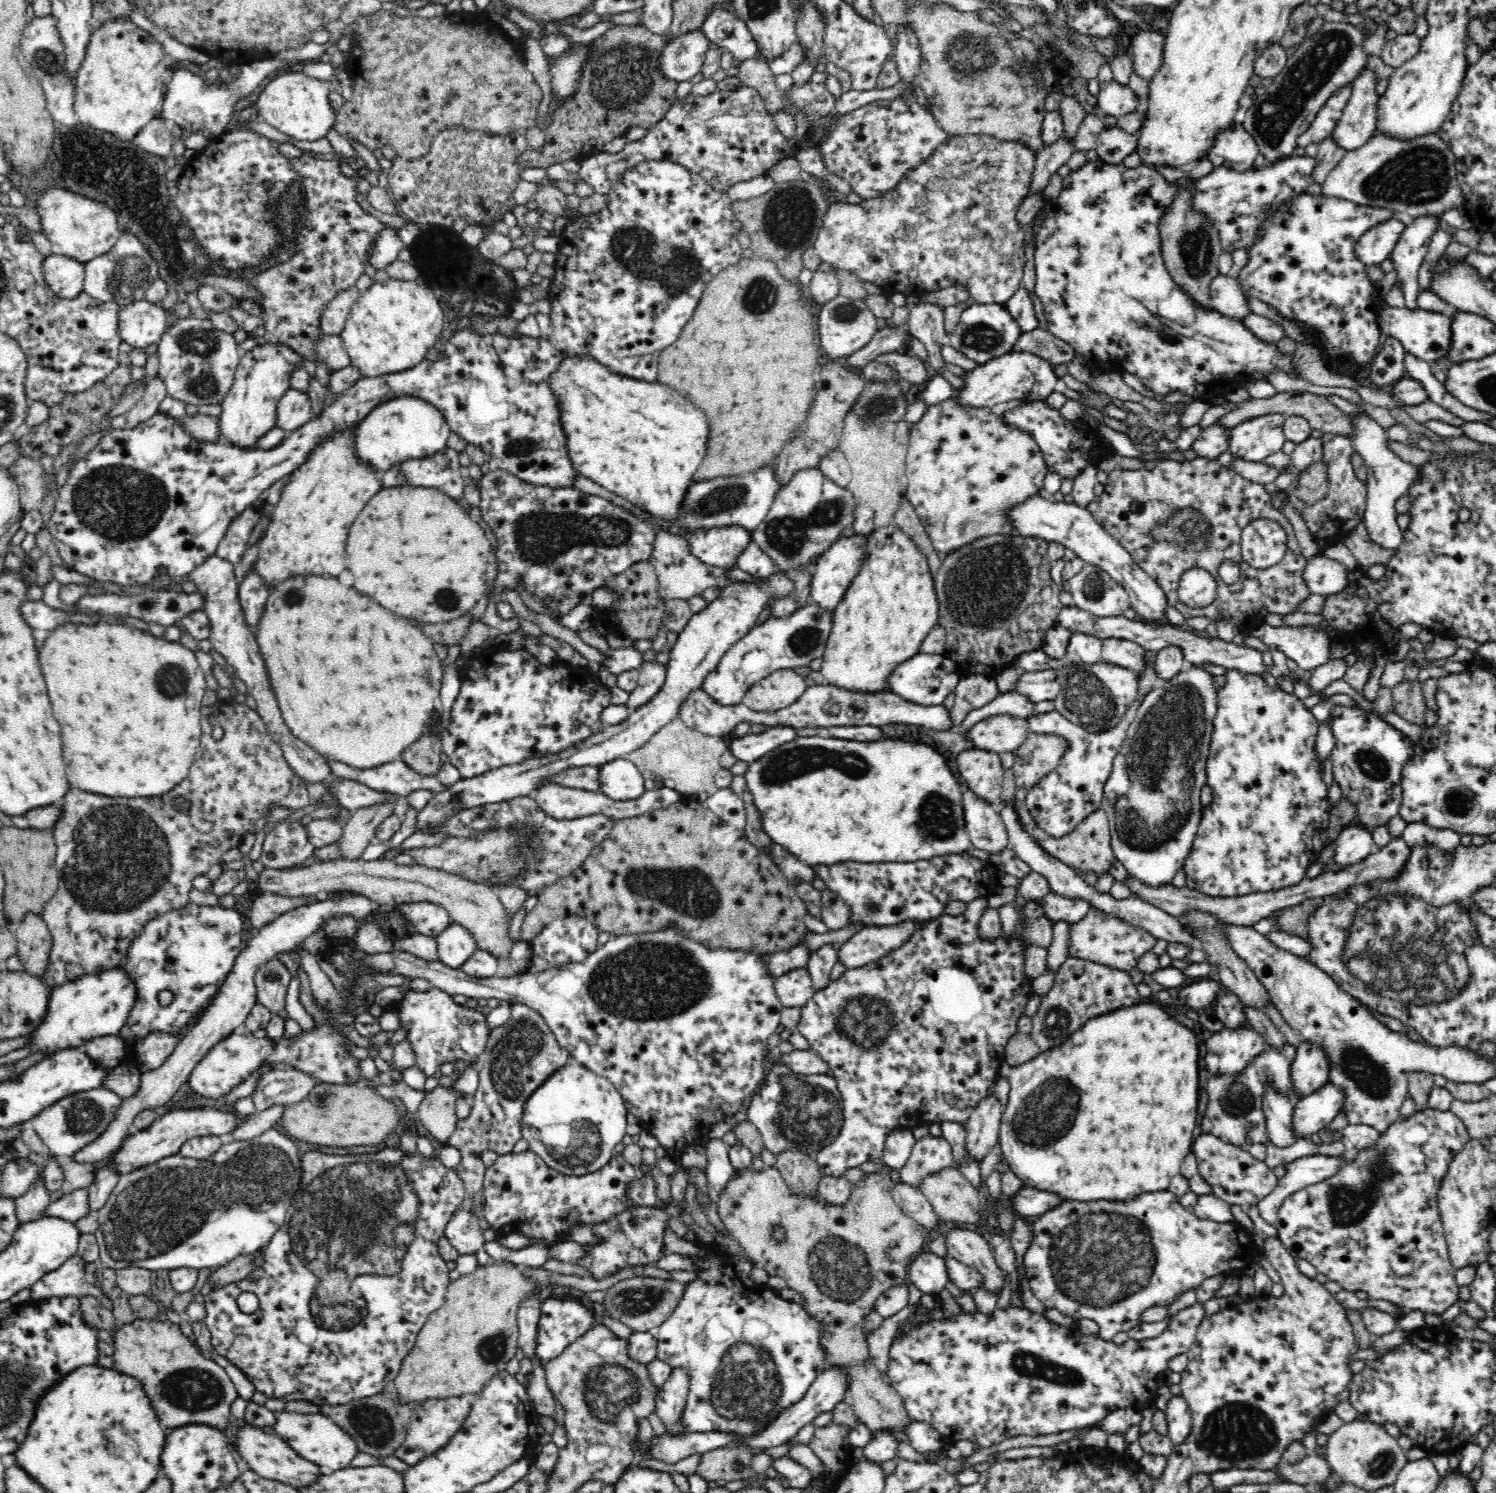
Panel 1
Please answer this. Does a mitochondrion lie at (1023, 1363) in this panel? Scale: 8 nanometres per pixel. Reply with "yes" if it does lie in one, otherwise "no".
yes

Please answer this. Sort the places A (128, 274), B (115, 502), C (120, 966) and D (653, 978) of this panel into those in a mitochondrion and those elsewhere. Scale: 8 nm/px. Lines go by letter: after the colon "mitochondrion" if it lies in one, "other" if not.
A: mitochondrion
B: mitochondrion
C: other
D: mitochondrion

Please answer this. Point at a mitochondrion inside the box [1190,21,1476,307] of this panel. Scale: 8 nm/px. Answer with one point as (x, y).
(1311, 70)

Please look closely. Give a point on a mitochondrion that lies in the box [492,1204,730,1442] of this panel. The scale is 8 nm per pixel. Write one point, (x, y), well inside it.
(611, 1392)

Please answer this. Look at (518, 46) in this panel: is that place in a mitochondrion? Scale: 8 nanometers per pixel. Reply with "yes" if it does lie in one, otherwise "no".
no

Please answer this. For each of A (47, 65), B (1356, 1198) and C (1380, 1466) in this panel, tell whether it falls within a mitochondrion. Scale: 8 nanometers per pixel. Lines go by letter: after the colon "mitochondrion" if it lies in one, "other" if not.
A: mitochondrion
B: mitochondrion
C: mitochondrion

